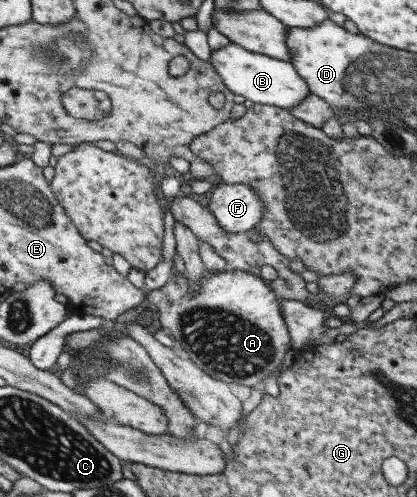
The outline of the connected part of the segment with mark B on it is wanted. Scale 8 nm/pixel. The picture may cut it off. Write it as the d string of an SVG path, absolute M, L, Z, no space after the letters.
M233 43L210 51L209 64L215 69L217 76L221 76L221 82L230 93L243 96L254 104L287 109L299 105L310 95L304 79L297 74L291 62L267 57L261 53L251 53Z

